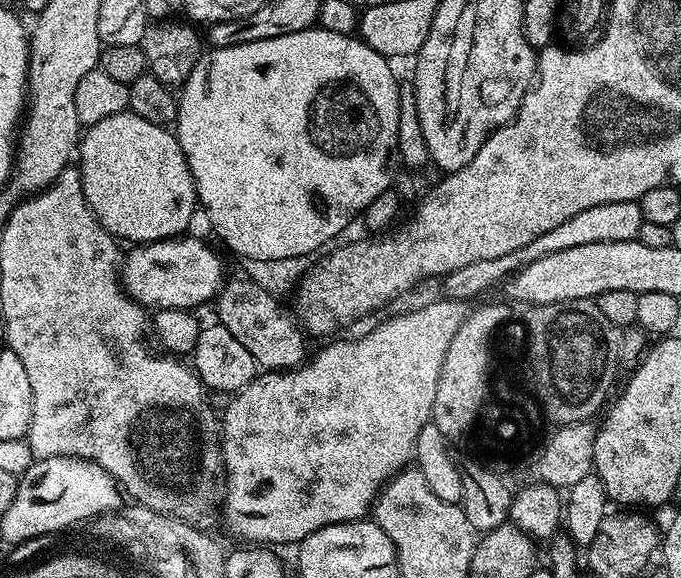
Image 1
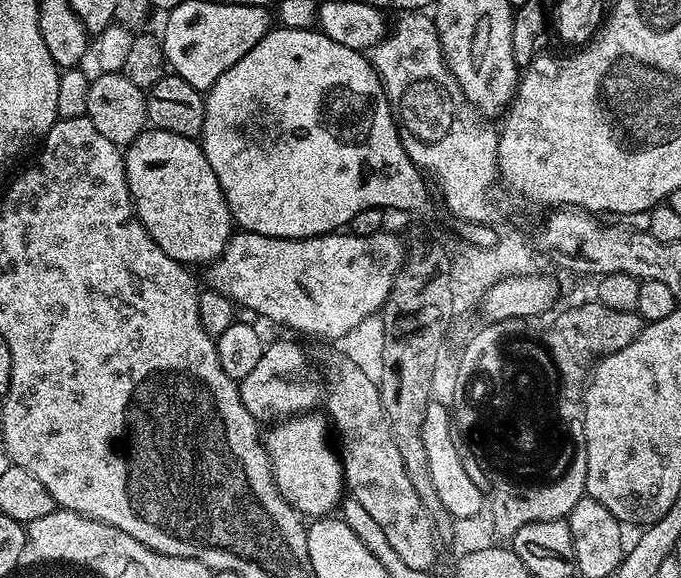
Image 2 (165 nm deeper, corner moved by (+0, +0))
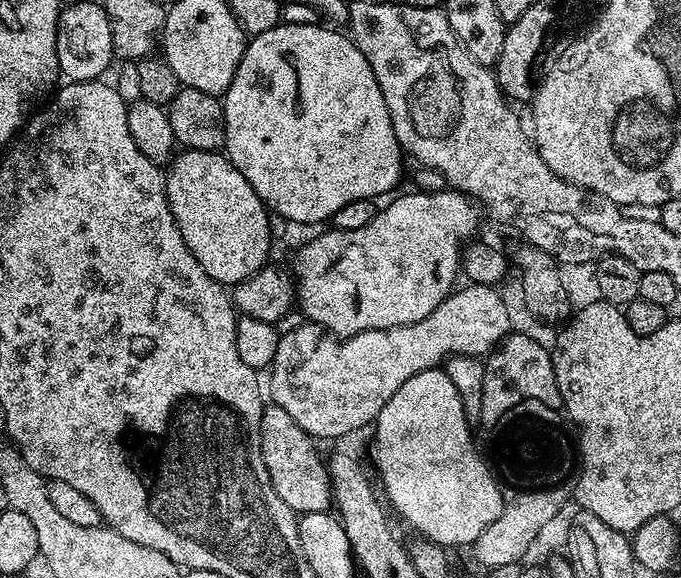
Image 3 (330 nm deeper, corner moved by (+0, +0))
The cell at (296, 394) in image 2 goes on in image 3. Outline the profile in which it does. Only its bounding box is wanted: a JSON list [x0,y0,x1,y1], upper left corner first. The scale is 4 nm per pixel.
[268,283,510,439]

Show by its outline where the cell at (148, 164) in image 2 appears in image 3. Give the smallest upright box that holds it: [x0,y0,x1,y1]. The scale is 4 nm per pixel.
[164,151,270,286]

